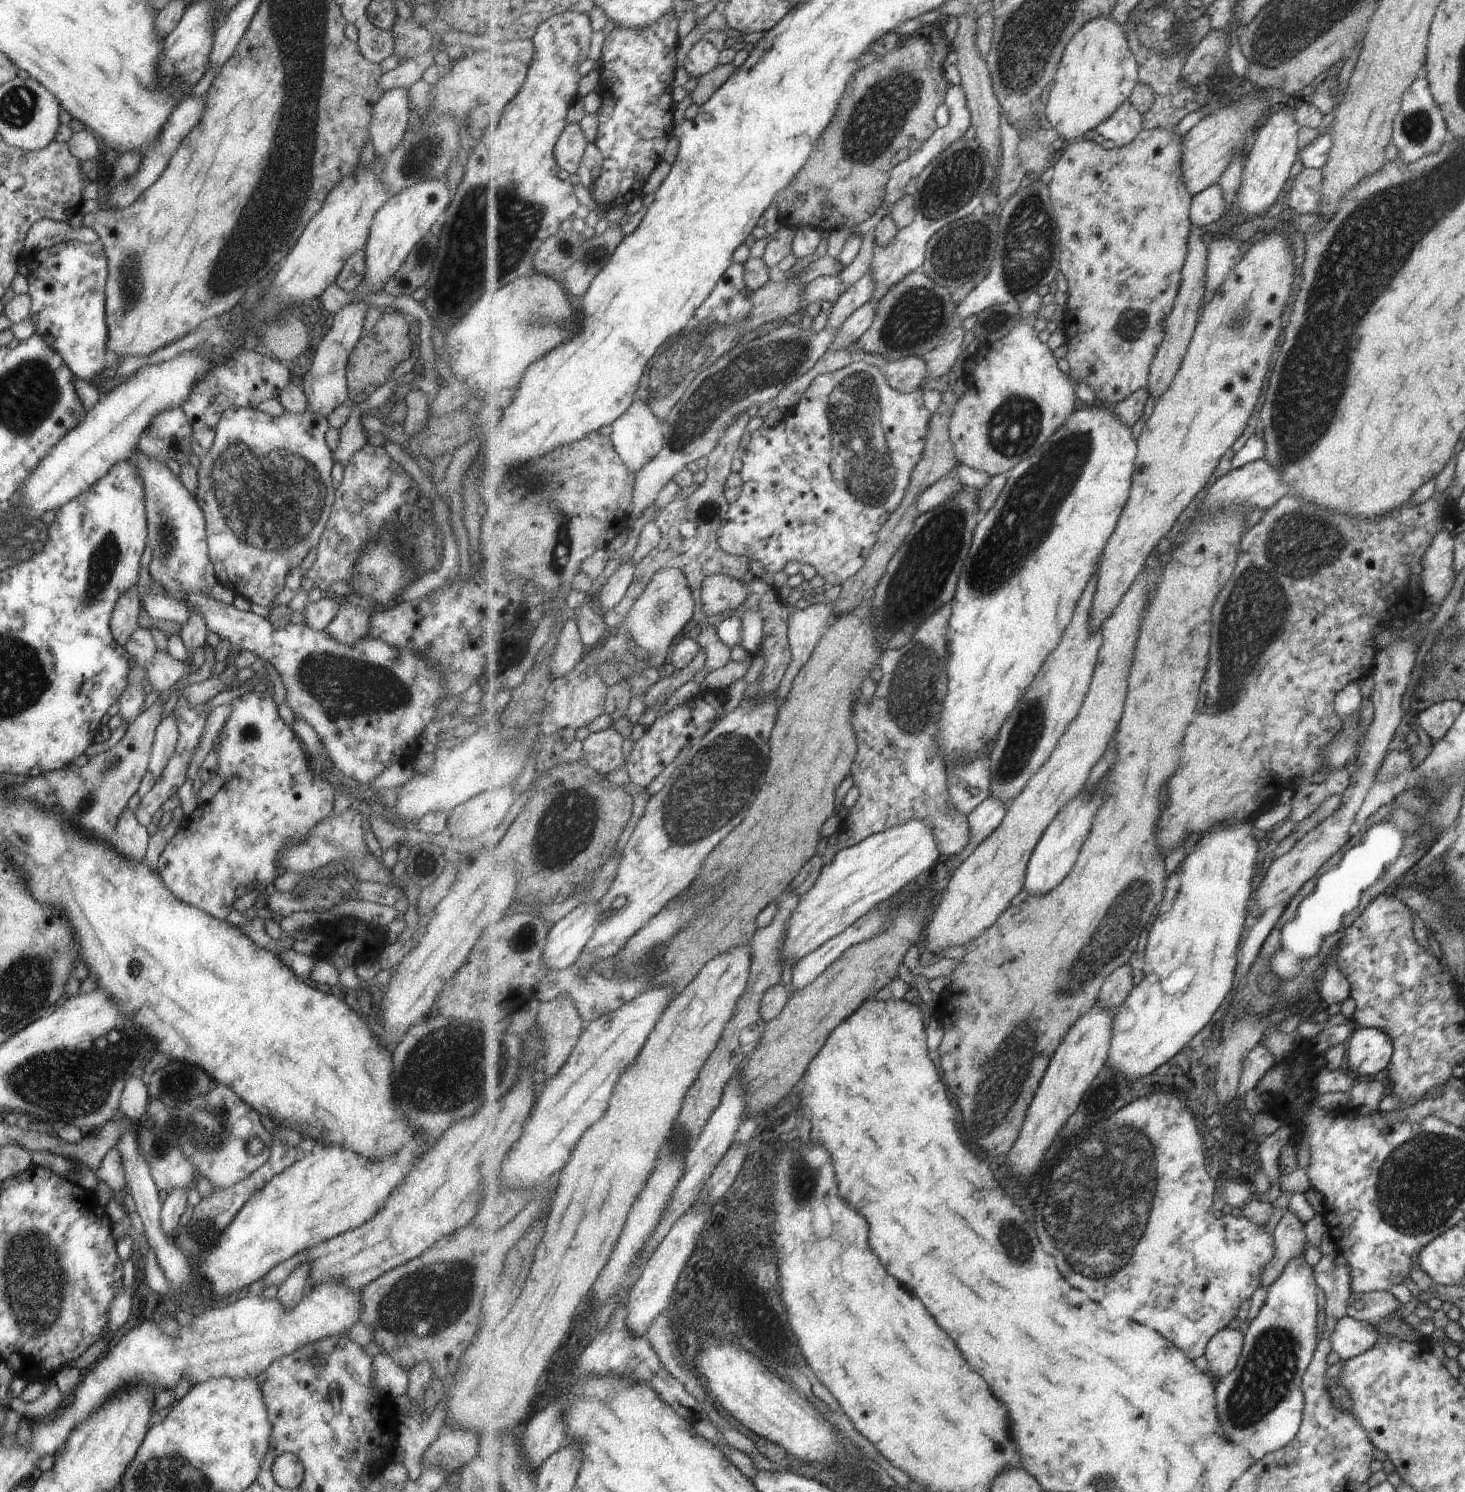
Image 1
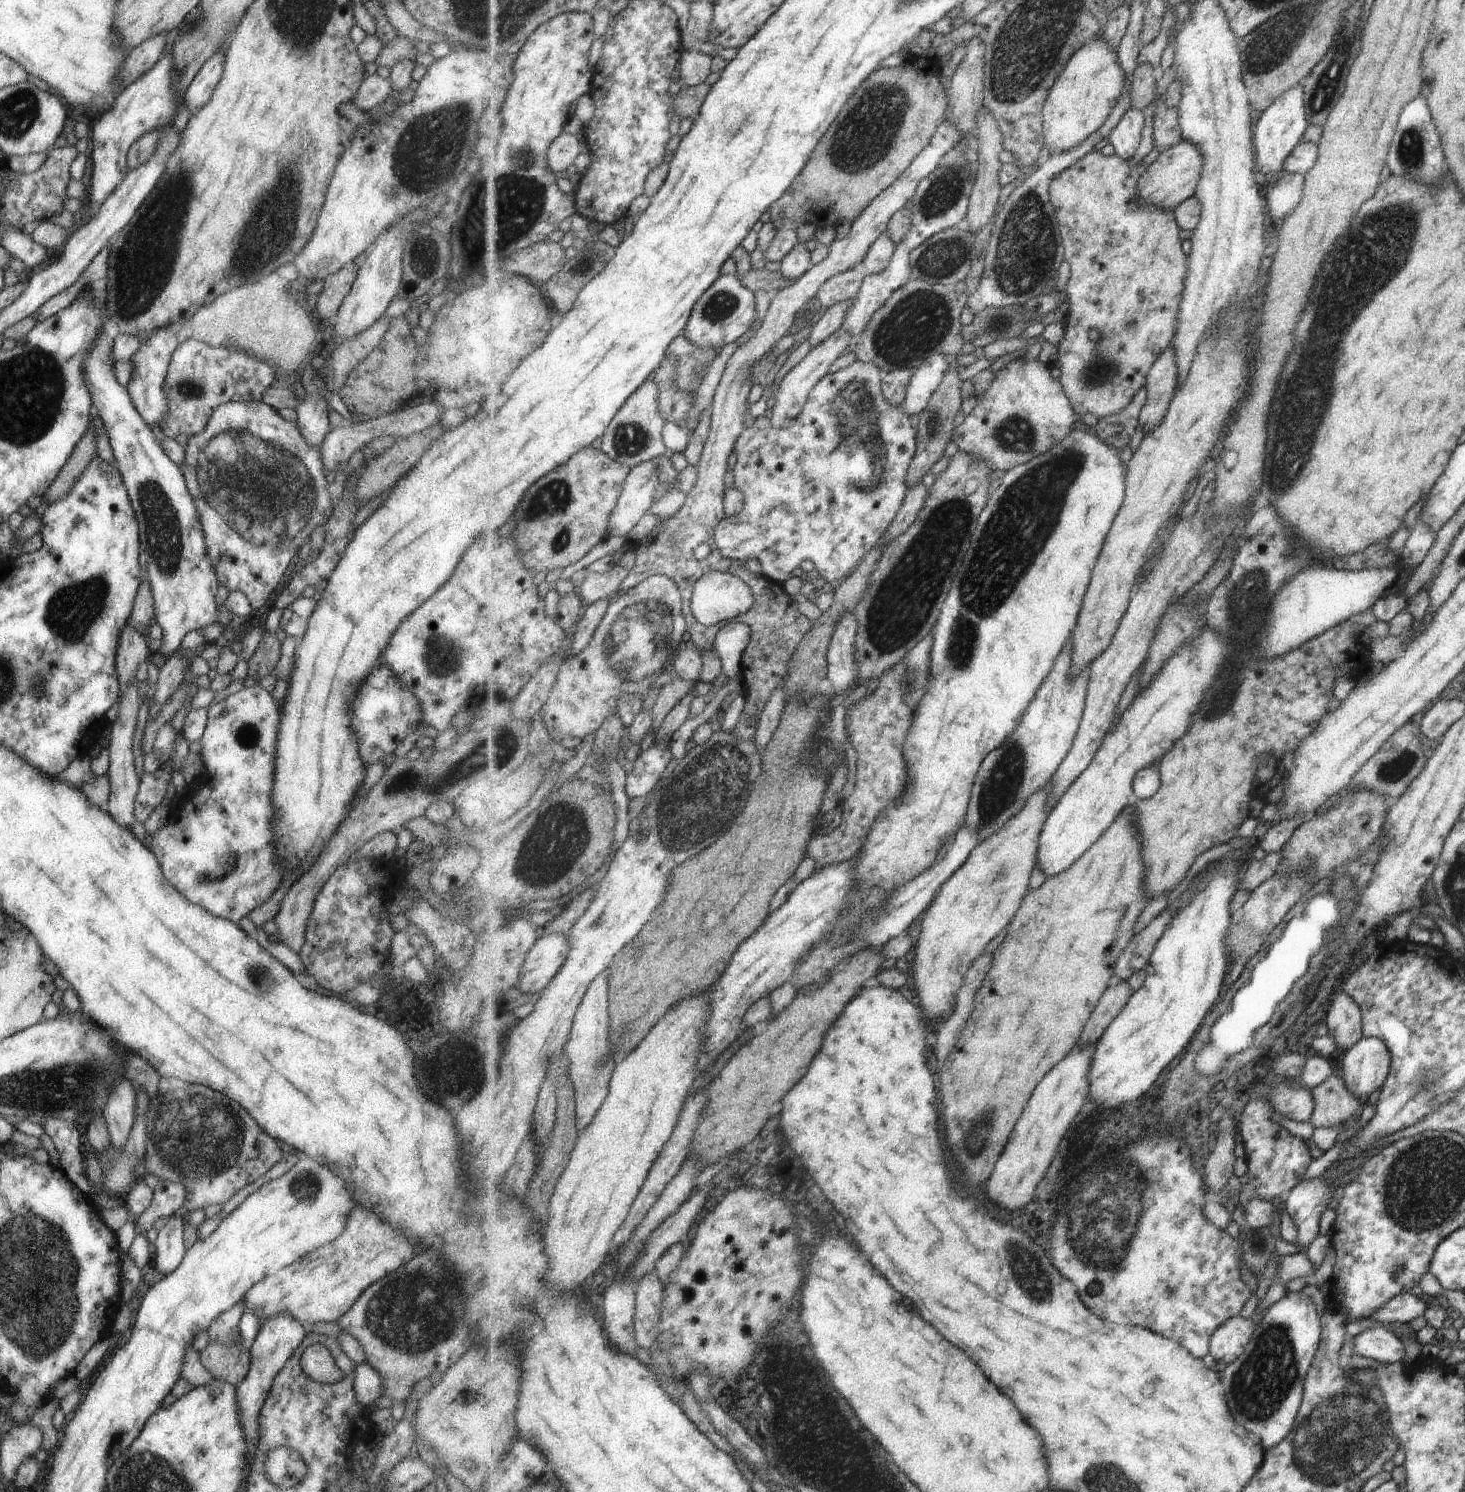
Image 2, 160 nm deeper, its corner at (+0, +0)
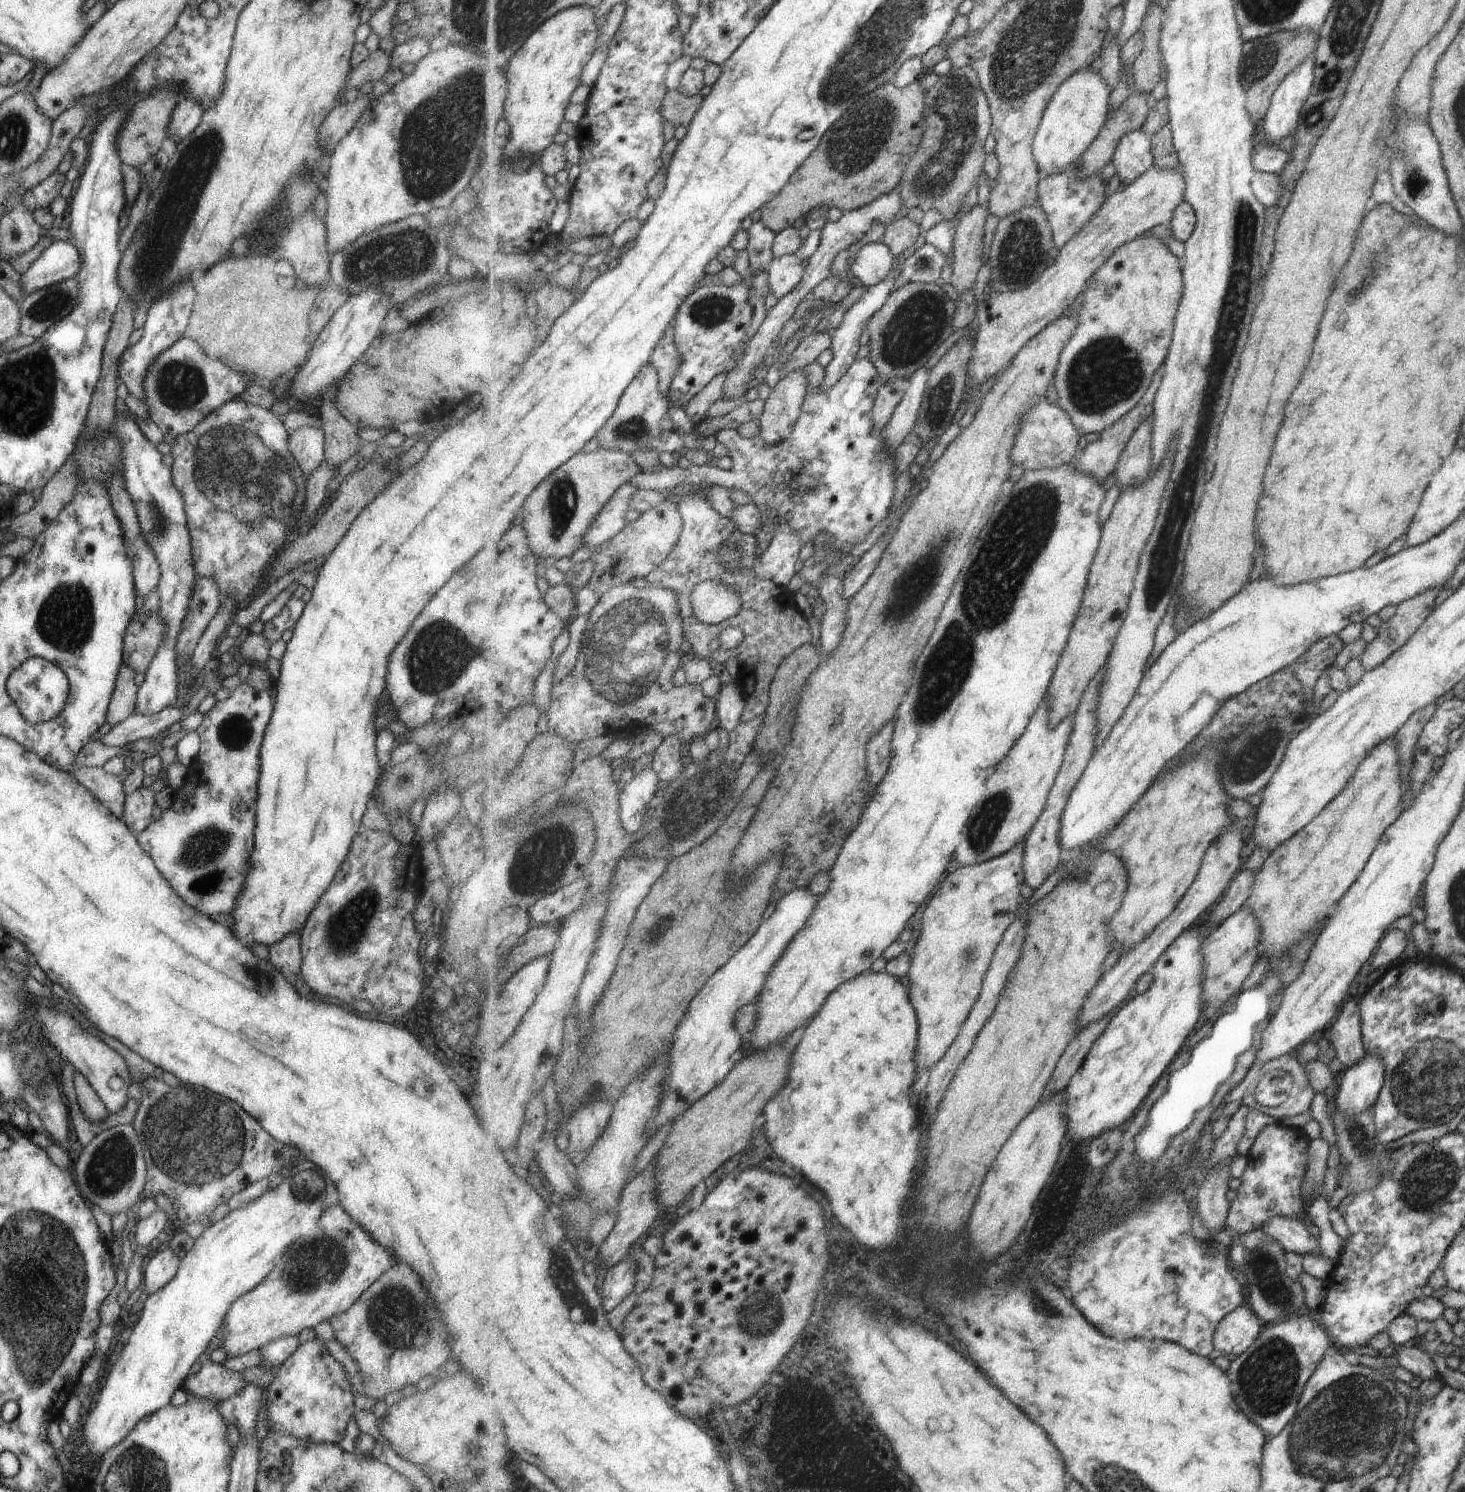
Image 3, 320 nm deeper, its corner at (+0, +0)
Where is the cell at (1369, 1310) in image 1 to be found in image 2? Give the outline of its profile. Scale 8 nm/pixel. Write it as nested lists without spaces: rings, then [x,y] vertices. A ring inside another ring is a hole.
[[[1401,1293],[1389,1299],[1378,1311],[1374,1311],[1370,1317],[1374,1321],[1382,1323],[1408,1323],[1417,1316],[1422,1316],[1427,1304],[1411,1295]]]

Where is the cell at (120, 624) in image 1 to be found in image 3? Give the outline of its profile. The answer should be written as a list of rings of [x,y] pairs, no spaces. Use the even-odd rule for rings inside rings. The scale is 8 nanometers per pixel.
[[[121,664],[117,671],[114,689],[106,708],[105,721],[110,727],[134,712],[137,687],[133,683],[136,672]]]

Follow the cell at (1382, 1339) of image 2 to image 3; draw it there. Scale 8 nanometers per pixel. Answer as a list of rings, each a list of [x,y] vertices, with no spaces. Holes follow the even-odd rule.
[[[1419,1344],[1409,1348],[1390,1346],[1385,1354],[1390,1357],[1391,1363],[1398,1364],[1405,1368],[1405,1370],[1409,1370],[1413,1376],[1417,1376],[1421,1381],[1435,1378],[1437,1371],[1432,1358],[1419,1349]]]

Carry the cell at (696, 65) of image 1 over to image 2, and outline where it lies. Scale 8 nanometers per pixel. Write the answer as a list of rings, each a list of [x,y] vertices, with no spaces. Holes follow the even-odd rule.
[[[687,49],[683,52],[682,60],[678,66],[679,82],[682,86],[699,86],[711,74],[712,56],[696,49]]]

